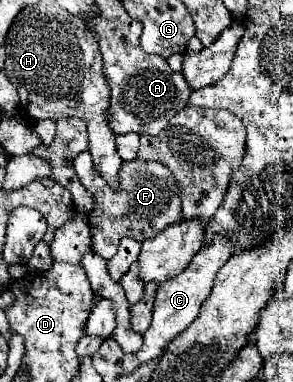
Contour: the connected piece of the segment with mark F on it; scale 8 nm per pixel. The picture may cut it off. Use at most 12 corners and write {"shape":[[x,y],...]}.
{"shape":[[74,160],[94,194],[92,248],[110,260],[118,242],[152,238],[180,220],[178,186],[164,164],[132,160],[120,190]]}

